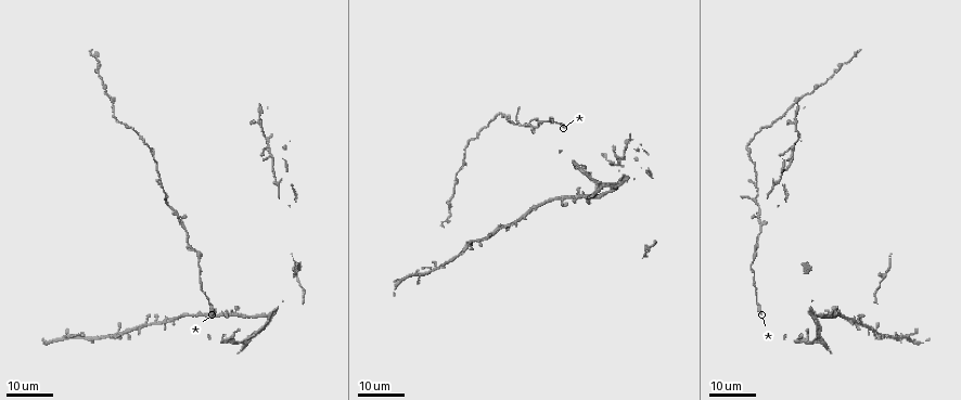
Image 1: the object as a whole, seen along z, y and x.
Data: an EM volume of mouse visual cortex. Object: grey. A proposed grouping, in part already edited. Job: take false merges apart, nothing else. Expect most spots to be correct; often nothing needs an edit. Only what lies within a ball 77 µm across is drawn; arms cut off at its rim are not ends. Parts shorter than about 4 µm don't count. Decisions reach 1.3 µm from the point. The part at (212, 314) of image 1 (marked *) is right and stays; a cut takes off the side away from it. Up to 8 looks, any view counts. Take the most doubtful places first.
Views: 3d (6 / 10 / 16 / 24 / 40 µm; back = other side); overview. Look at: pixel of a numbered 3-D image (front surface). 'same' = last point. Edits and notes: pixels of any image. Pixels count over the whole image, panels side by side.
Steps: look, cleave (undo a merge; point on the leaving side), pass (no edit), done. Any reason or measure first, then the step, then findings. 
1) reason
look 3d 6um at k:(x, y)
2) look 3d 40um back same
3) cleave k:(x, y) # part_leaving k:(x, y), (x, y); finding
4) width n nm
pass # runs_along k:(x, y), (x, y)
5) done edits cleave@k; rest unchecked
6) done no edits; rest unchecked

a narrow waist
look 3d 16um at 1:(159, 183)

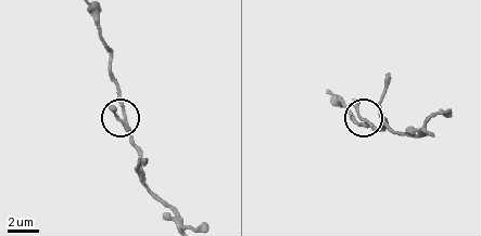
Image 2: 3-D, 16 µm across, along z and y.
look 3d 6um at 2:(366, 127)

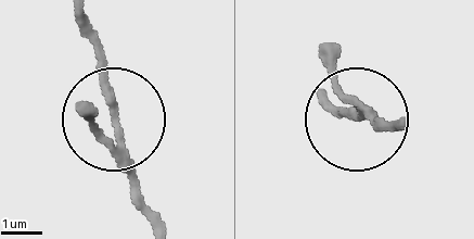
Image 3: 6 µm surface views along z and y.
pass # runs_along 3:(399, 122), (327, 104); continuous, no second neuron

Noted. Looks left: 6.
look 3d 24um at 1:(184, 225)

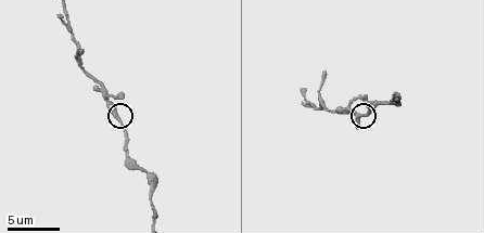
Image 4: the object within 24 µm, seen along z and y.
zoom in
look 3d 10um at 4:(357, 116)

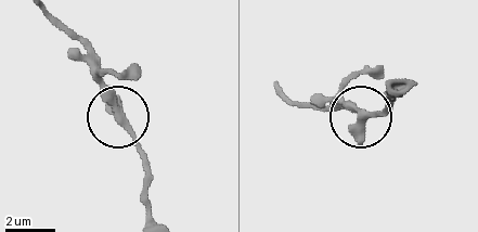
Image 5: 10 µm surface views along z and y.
width 250 nm
pass # runs_along 5:(154, 218), (140, 143), (119, 118), (104, 81), (75, 52); all the same neuron

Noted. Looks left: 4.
sudden change in width
look 3d 16um at 1:(501, 113)

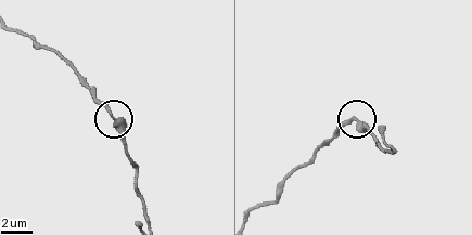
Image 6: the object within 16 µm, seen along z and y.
look 3d 6um at 6:(116, 117)

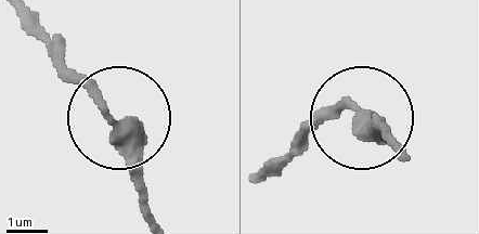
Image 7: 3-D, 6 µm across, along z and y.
width 340 nm
pass # runs_along 7:(151, 218), (133, 177), (130, 125), (34, 35); one neuron here

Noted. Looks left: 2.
thin neck
look 3d 10um at 4:(145, 173)

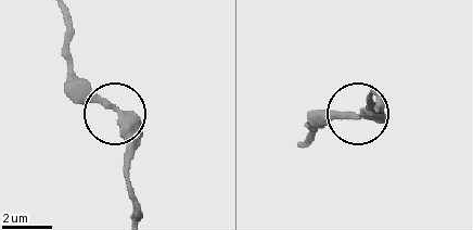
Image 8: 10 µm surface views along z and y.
width 330 nm
pass # runs_along 8:(131, 215), (123, 122), (72, 67); all the same neuron

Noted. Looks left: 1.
done no edits; rest unchecked

